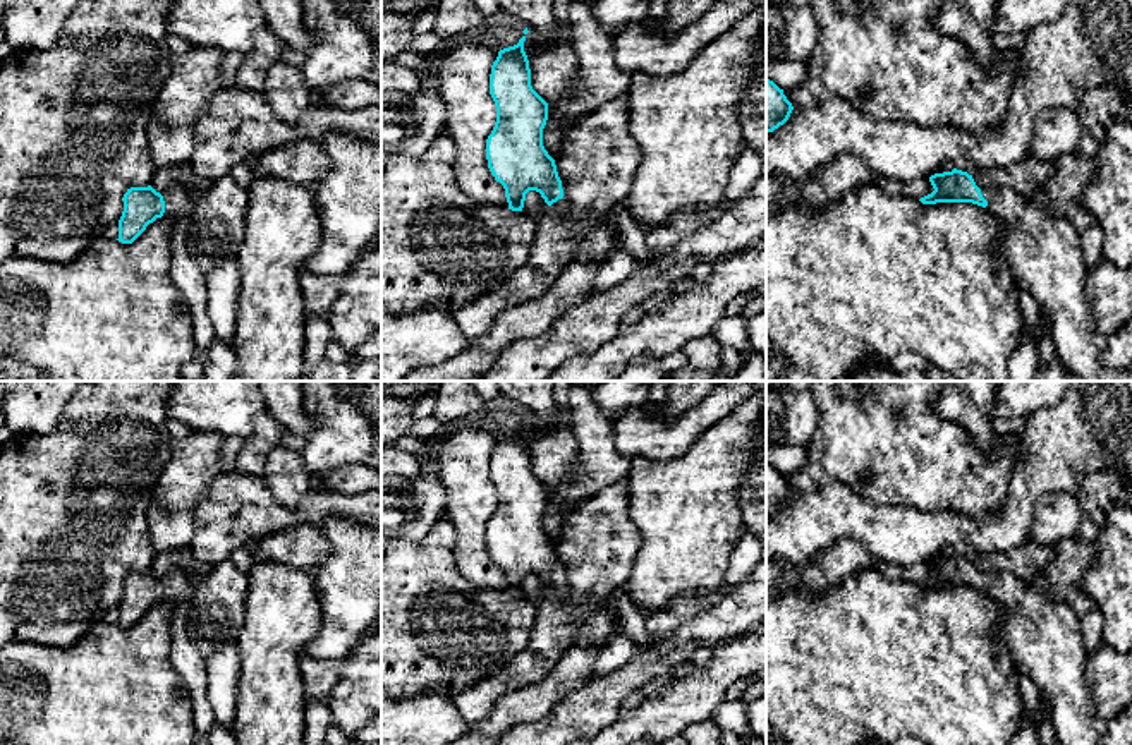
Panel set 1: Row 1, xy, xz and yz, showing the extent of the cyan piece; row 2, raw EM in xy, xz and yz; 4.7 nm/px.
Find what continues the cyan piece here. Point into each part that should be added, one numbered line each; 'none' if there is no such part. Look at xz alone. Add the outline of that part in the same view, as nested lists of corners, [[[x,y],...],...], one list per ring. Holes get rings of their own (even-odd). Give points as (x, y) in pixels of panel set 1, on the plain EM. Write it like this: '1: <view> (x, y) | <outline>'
1: xz (564, 591) | [[[562,566],[562,573],[563,573],[563,582],[558,584],[557,587],[553,587],[551,591],[558,596],[558,599],[562,601],[572,601],[572,589],[570,589],[570,584],[567,580],[567,573],[565,573],[565,568]]]

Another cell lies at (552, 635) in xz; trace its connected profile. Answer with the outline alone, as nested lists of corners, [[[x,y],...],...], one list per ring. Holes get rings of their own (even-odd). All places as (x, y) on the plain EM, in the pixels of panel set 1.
[[[627,477],[601,488],[565,518],[555,544],[572,589],[572,601],[548,591],[536,603],[536,620],[527,647],[496,675],[453,697],[469,728],[484,721],[496,702],[512,690],[541,681],[572,647],[584,603],[605,599],[624,587],[641,546],[641,532],[629,517]]]

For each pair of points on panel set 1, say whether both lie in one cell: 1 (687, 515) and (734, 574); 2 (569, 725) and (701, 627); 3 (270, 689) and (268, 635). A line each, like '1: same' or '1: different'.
1: different
2: same
3: same

